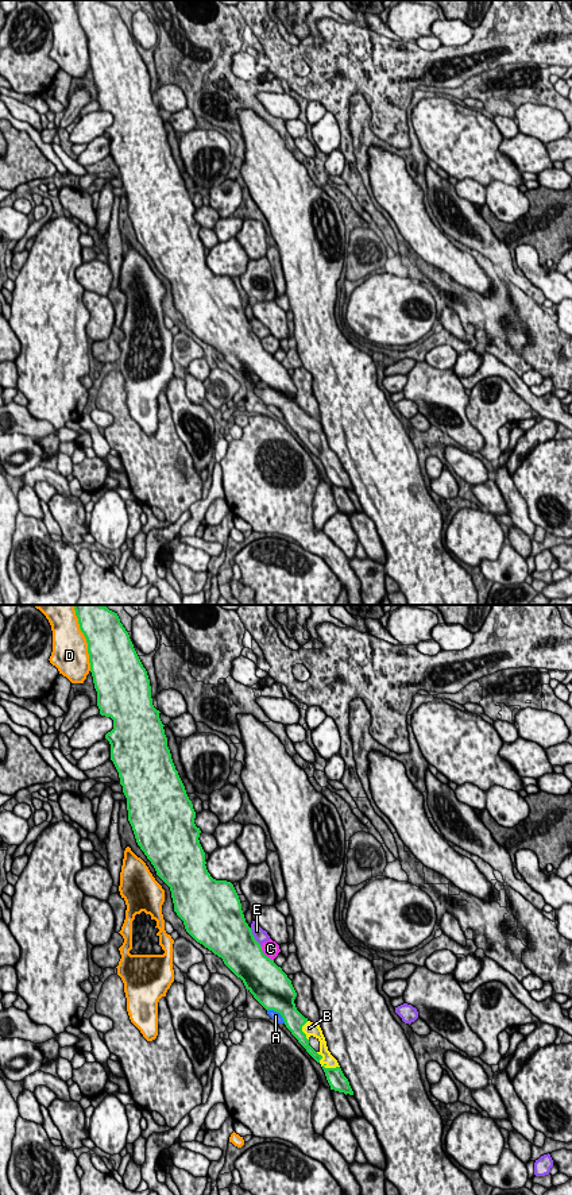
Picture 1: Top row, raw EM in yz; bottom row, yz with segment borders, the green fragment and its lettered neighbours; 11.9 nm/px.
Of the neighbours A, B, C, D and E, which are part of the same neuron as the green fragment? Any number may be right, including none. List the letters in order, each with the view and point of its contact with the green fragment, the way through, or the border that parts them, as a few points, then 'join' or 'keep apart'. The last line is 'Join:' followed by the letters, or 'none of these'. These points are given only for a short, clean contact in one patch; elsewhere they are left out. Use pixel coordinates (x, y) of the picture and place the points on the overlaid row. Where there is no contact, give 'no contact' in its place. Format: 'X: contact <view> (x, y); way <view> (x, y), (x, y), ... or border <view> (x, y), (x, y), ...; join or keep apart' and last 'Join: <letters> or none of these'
A: contact yz (278, 1012); keep apart
B: contact yz (331, 1068); join
C: contact yz (263, 953); keep apart
D: contact yz (85, 638); keep apart
E: contact yz (252, 936); keep apart
Join: B

